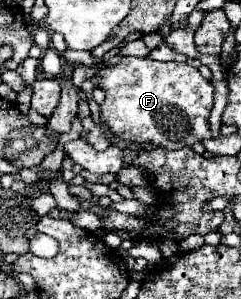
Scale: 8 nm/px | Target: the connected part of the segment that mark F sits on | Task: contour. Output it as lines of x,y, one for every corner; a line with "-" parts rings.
122,57
116,65
98,69
94,79
98,79
98,87
106,93
100,117
116,137
134,143
156,143
164,149
192,147
212,137
208,117
214,107
214,87
188,63

